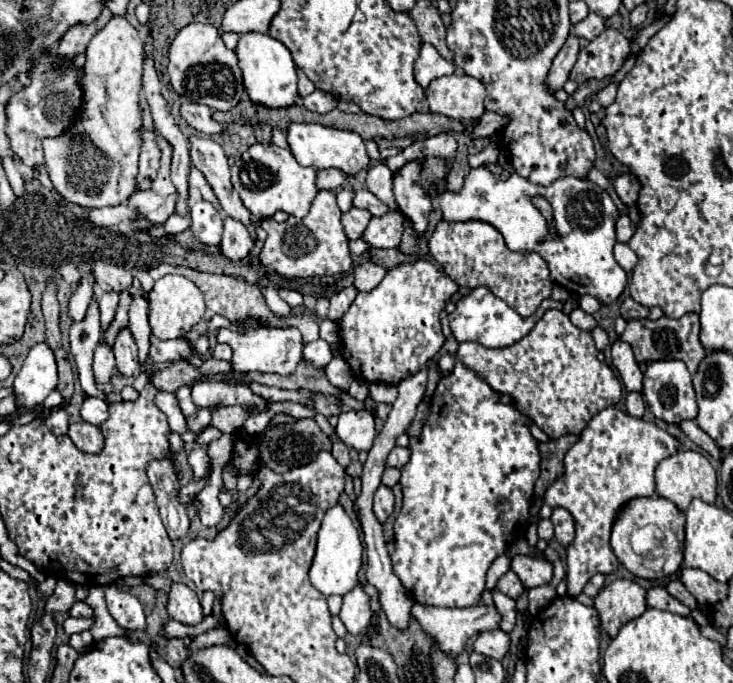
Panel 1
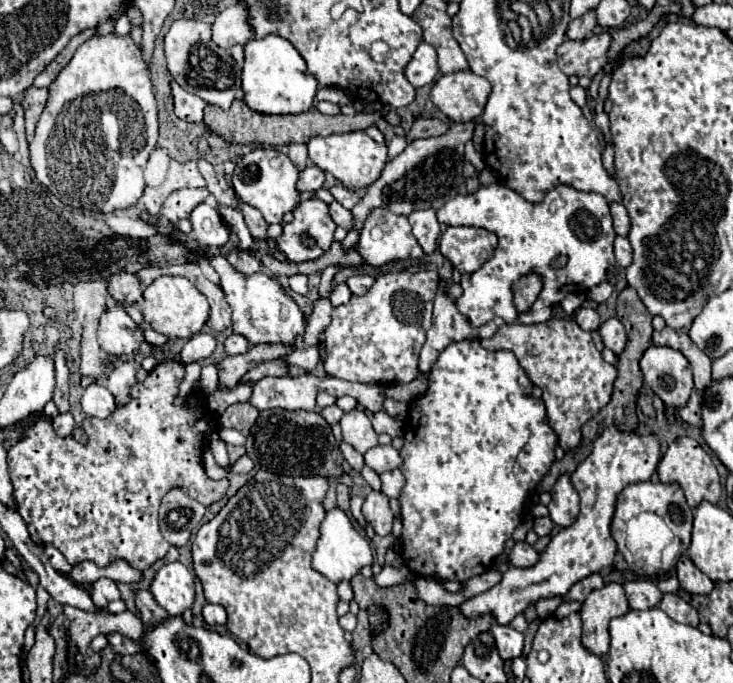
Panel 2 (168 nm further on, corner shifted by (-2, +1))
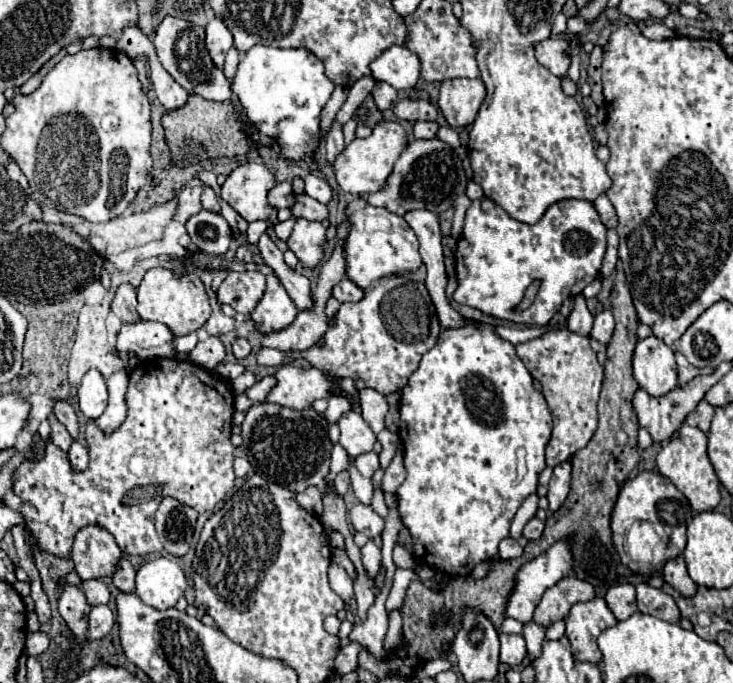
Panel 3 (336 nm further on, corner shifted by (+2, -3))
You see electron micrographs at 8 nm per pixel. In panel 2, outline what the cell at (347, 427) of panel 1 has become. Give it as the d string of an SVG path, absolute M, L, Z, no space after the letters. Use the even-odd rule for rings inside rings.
M350 410L340 420L344 440L352 444L360 454L366 454L370 448L378 446L378 434L372 428L370 418L362 410Z

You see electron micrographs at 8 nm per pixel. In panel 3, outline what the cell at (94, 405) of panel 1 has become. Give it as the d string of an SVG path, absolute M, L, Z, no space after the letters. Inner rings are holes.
M88 370L78 388L78 406L86 418L98 418L108 406L106 378L98 370Z

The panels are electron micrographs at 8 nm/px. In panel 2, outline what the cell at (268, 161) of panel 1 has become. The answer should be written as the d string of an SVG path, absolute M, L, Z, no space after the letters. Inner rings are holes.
M256 146L252 152L244 154L242 160L236 164L232 174L232 186L234 192L244 202L258 208L264 220L272 224L272 222L282 222L282 214L296 210L300 202L300 192L296 188L298 178L300 178L300 170L292 164L292 160L284 152L272 146Z

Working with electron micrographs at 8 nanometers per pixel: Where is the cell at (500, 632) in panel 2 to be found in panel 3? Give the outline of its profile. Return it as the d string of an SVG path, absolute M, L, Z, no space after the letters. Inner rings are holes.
M500 634L500 662L508 666L522 664L526 656L526 644L522 634Z

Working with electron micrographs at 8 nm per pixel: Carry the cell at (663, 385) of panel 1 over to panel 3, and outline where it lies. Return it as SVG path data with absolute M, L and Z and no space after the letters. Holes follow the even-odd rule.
M658 336L638 340L634 350L634 378L650 396L664 396L678 384L676 360Z

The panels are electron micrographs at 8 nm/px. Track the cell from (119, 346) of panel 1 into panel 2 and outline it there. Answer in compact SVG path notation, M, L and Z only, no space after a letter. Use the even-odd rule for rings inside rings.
M118 360L106 380L106 388L114 394L118 404L124 404L130 400L128 392L134 386L134 382L136 382L136 362L134 360Z

